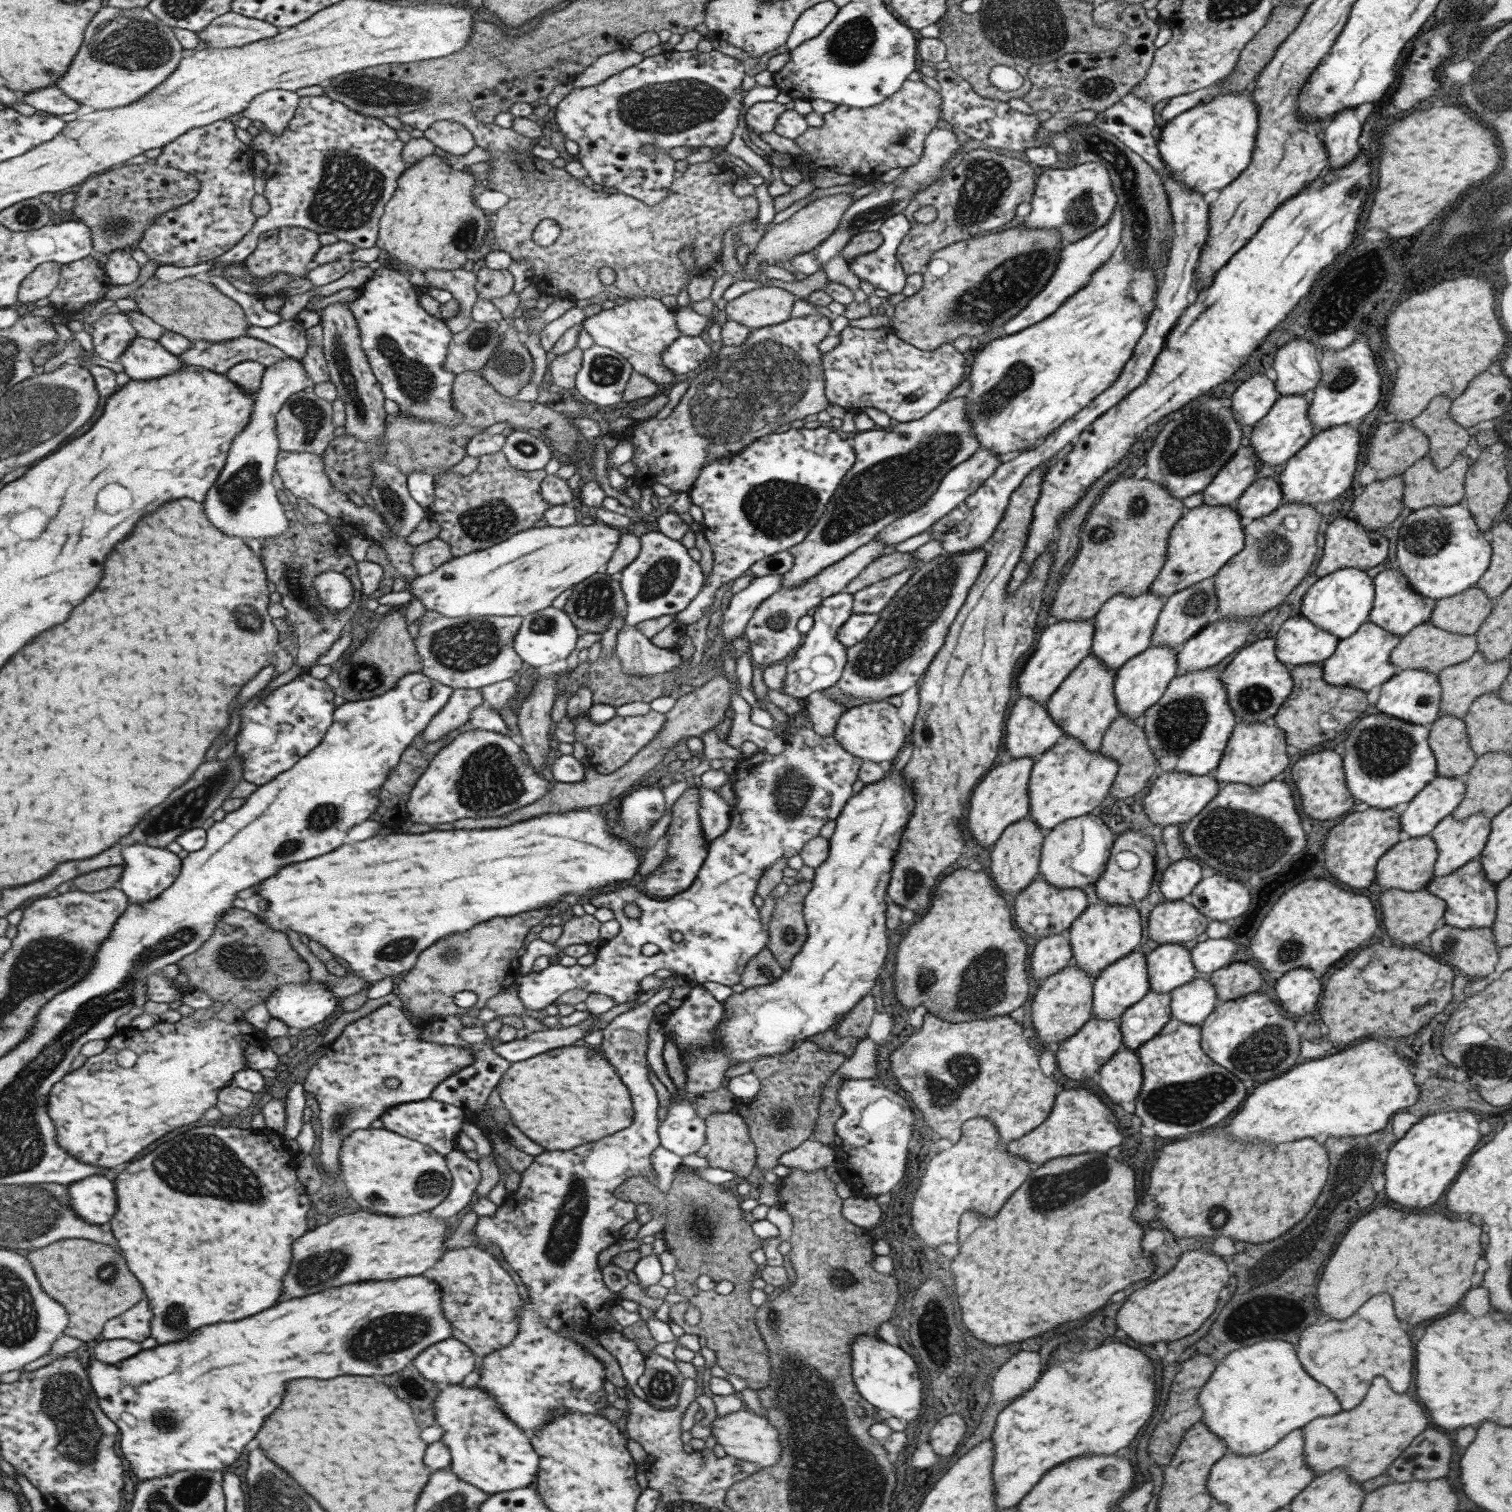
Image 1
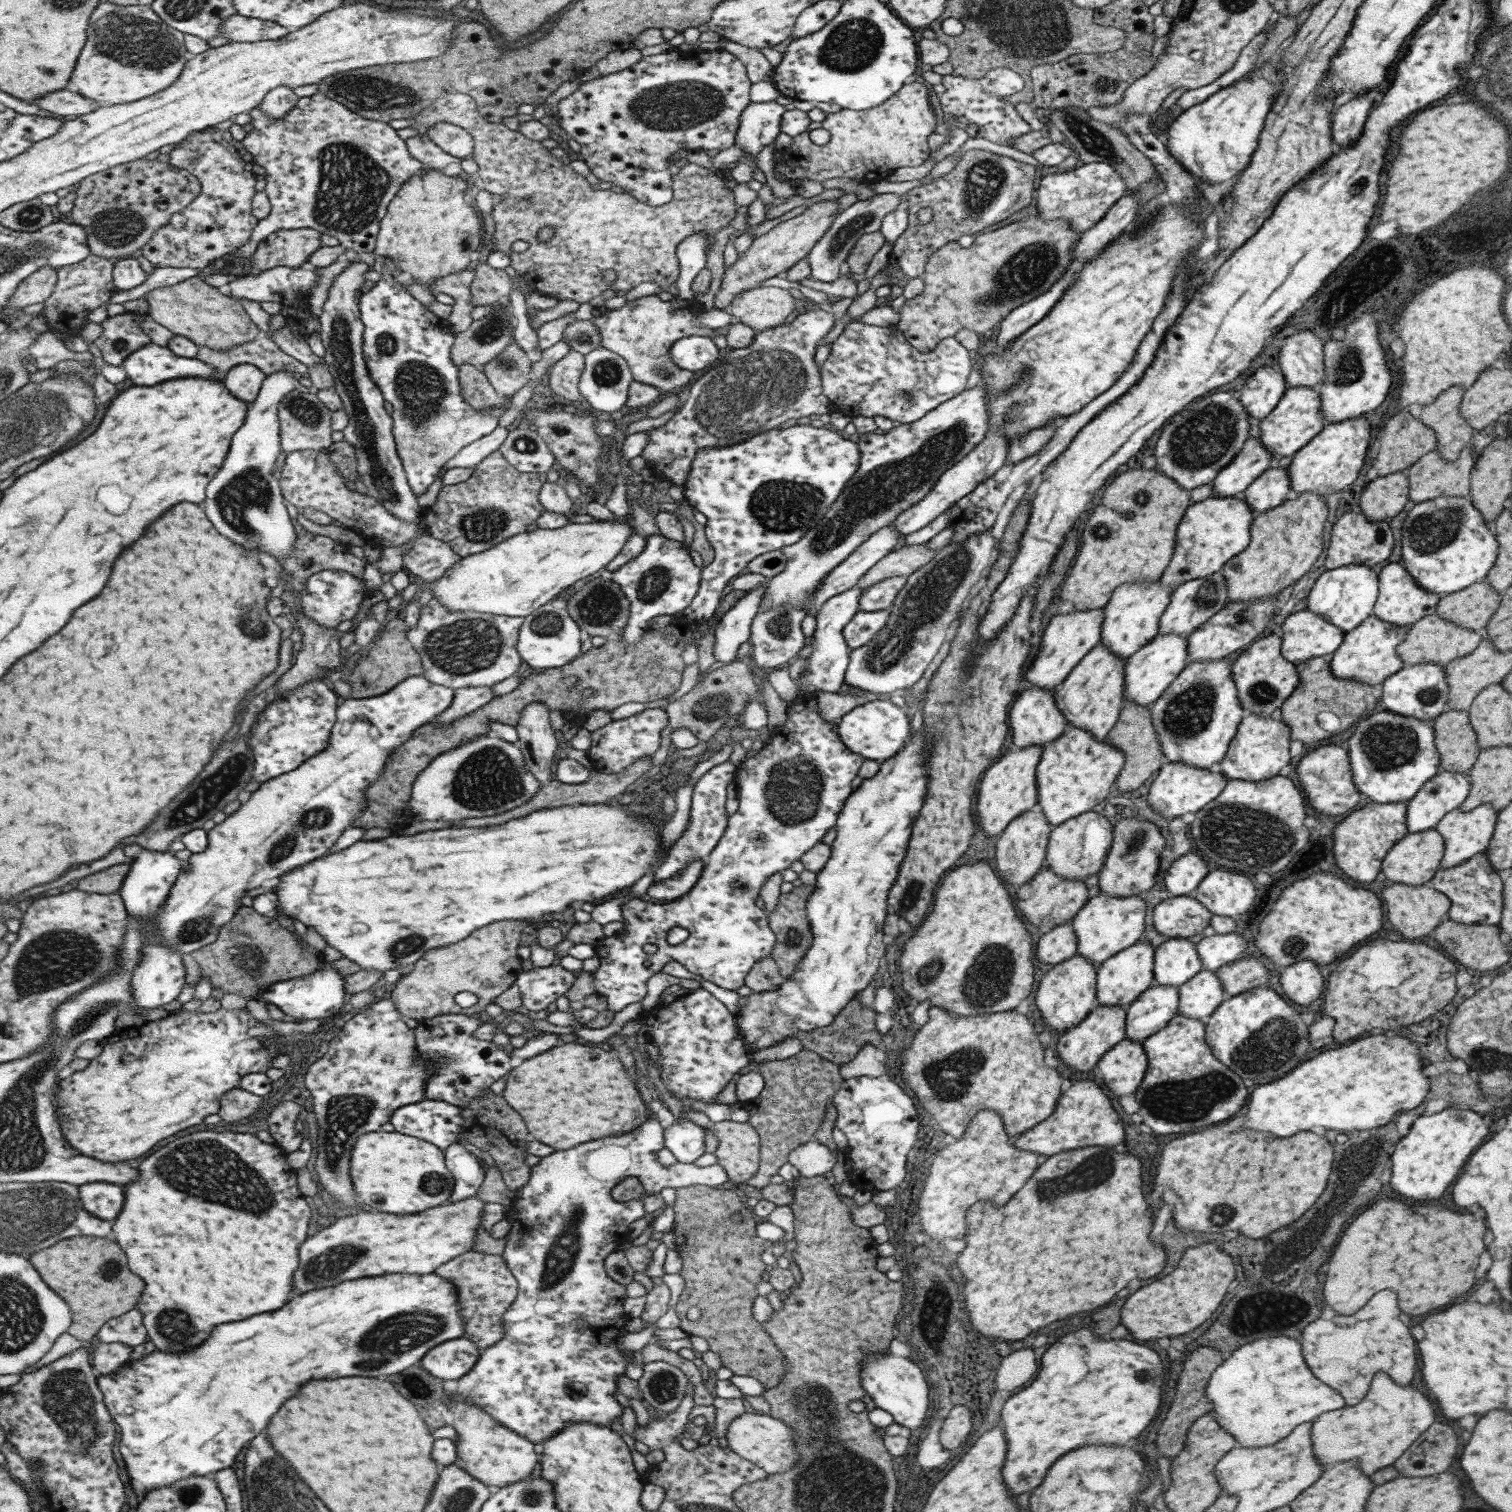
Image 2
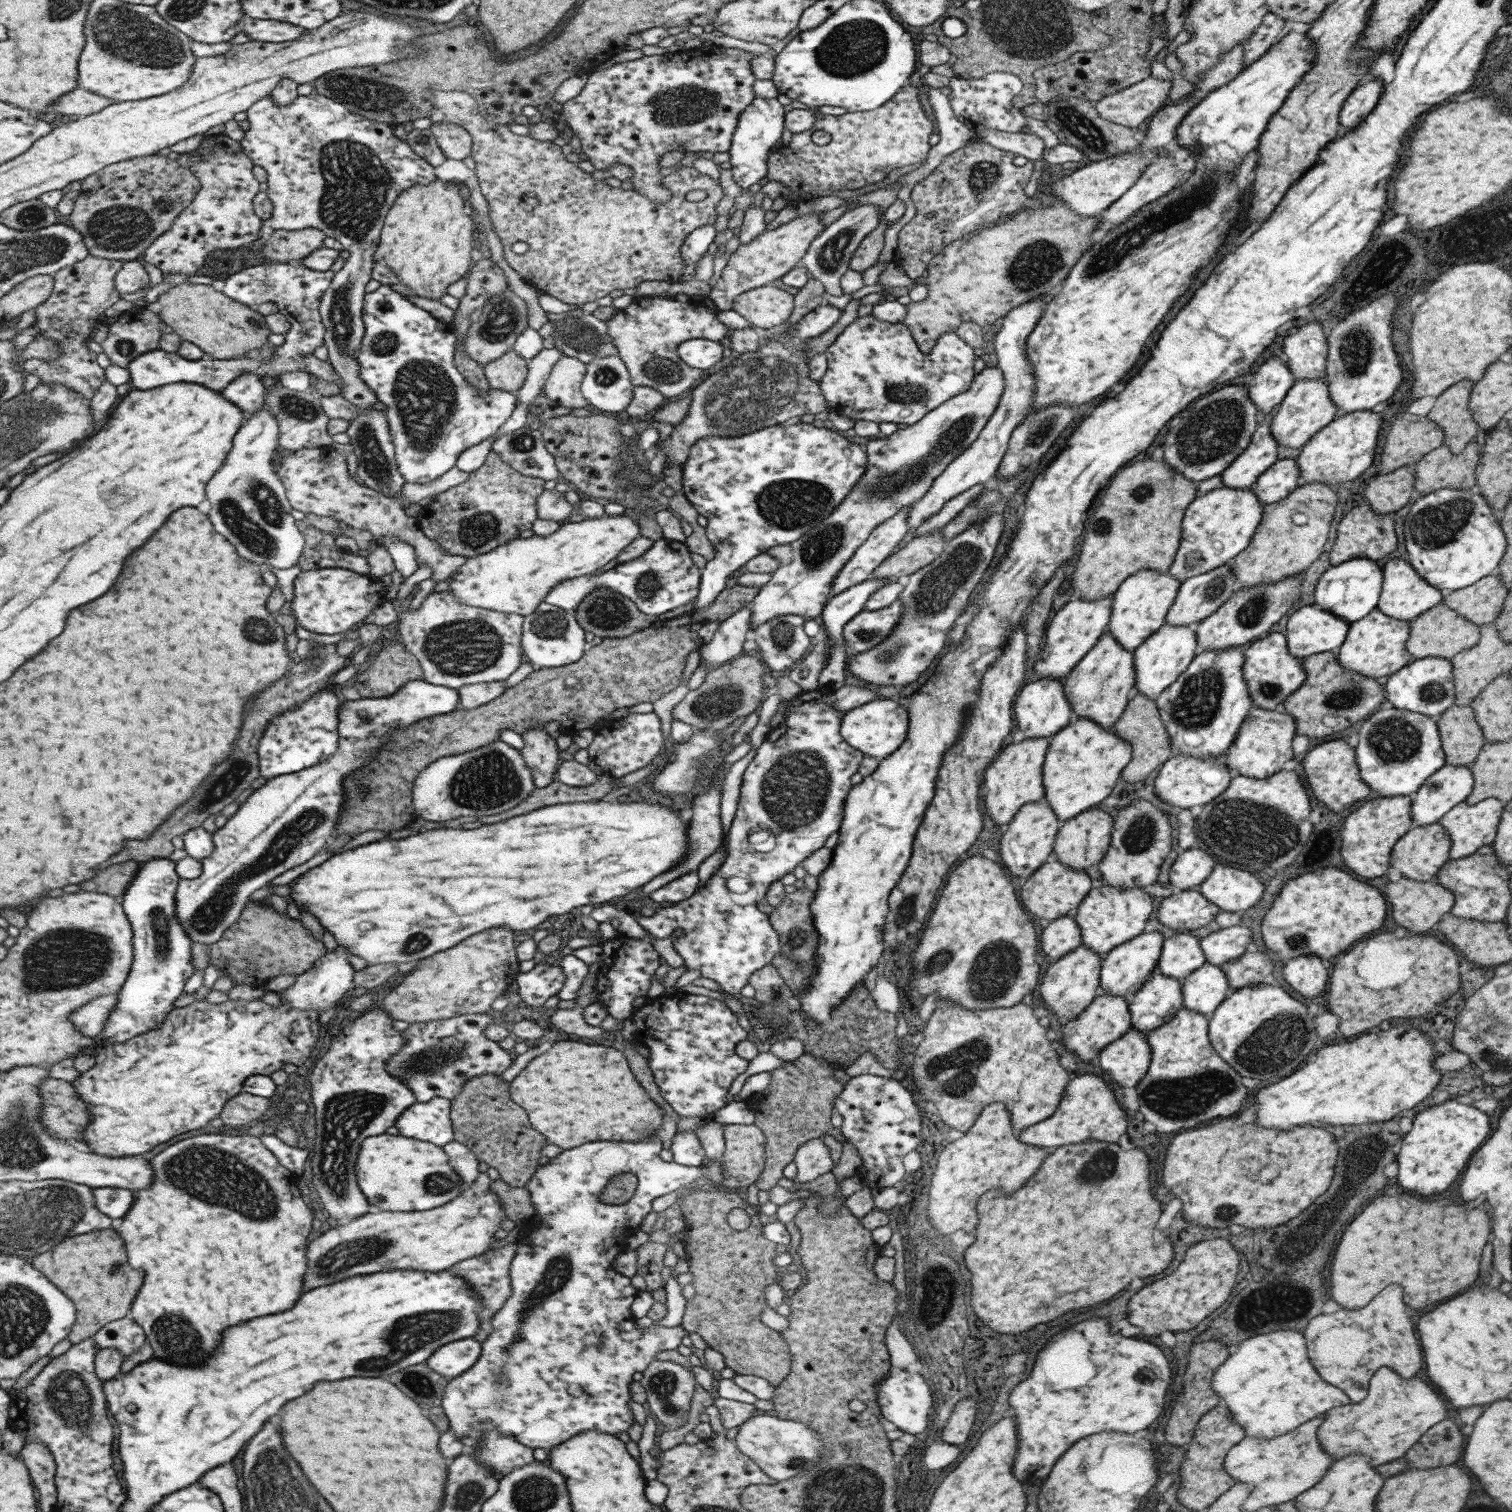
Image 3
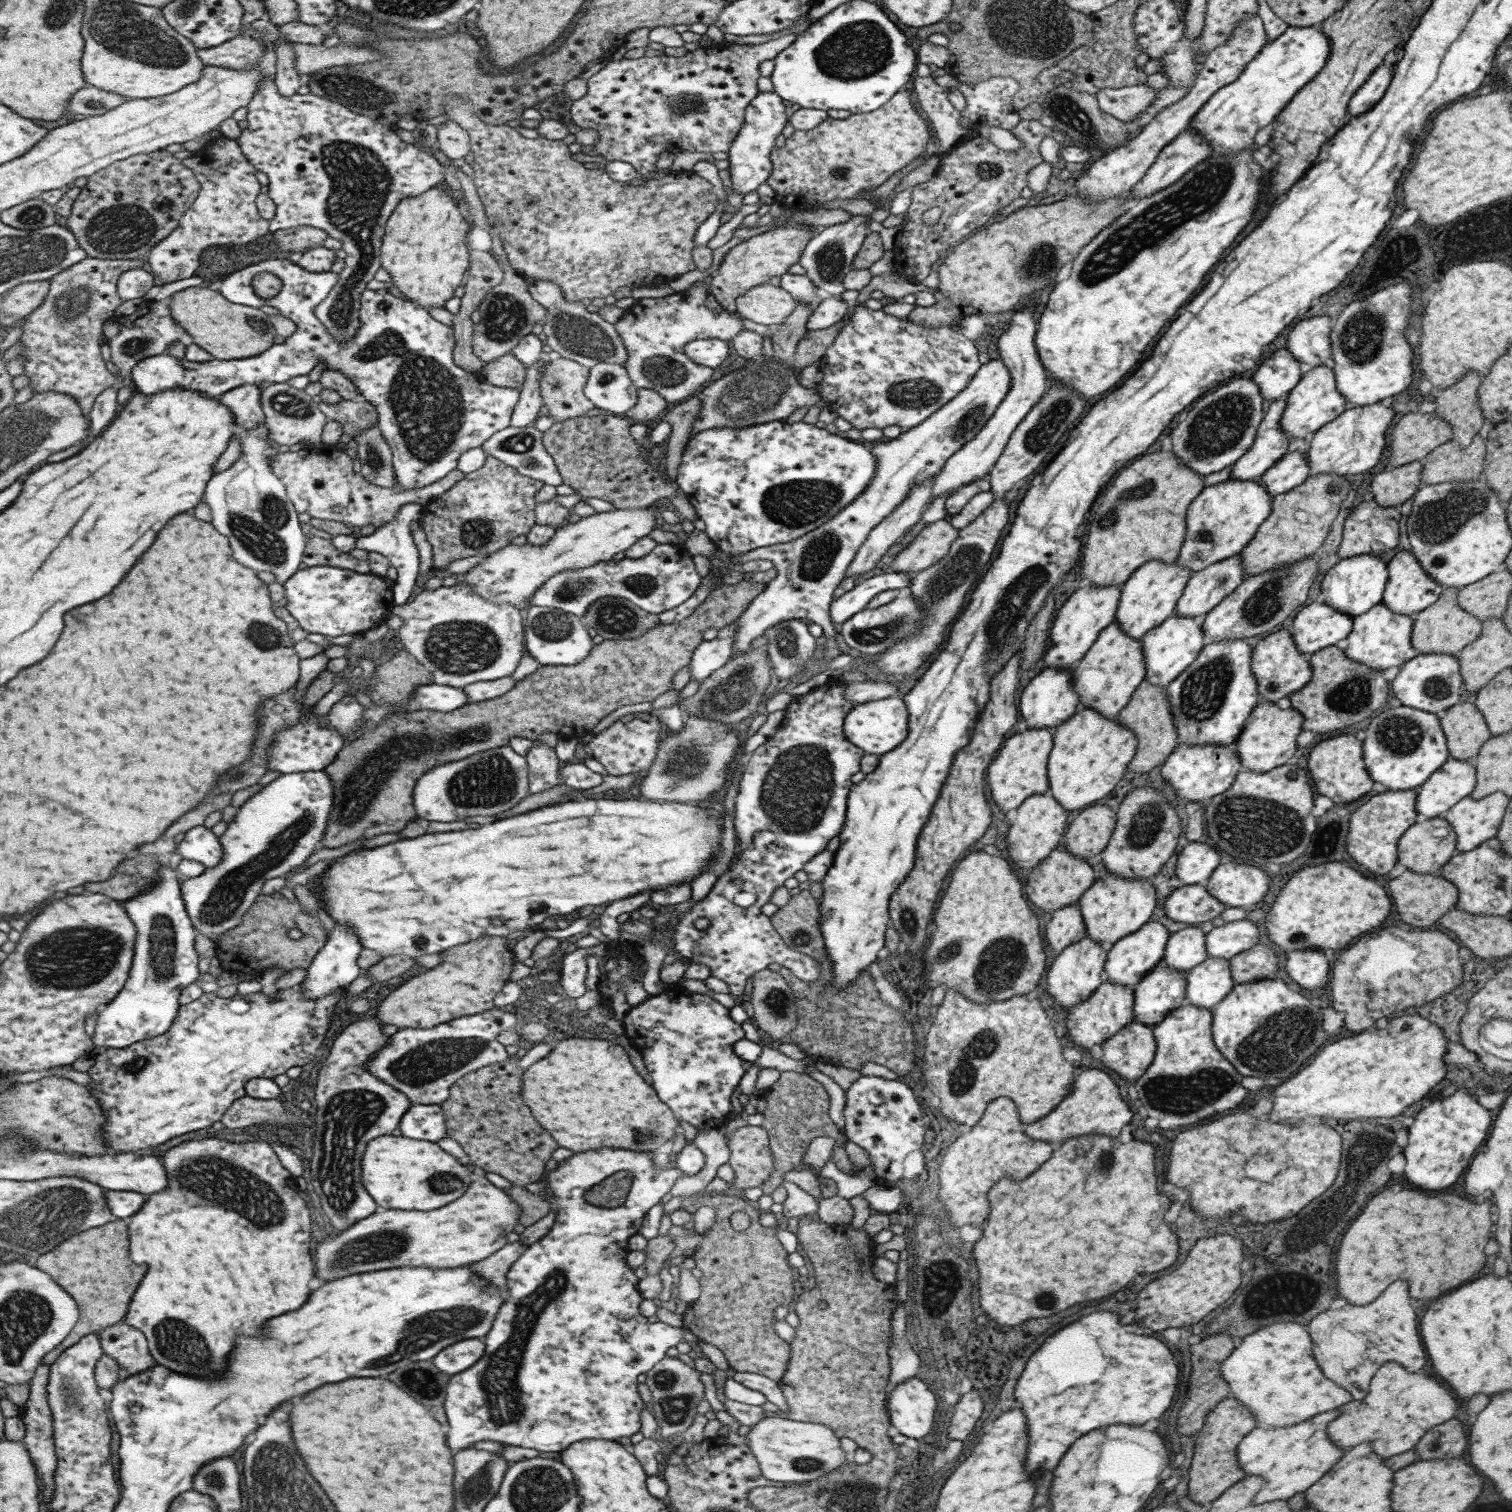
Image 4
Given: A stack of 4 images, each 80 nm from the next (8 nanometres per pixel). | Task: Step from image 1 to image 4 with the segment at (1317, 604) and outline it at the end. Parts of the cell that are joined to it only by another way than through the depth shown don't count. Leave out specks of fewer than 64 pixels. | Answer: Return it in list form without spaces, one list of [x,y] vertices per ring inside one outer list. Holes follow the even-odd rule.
[[[1358,554],[1354,557],[1343,558],[1325,572],[1316,601],[1332,606],[1350,617],[1356,617],[1380,602],[1386,580],[1387,558],[1385,556]]]

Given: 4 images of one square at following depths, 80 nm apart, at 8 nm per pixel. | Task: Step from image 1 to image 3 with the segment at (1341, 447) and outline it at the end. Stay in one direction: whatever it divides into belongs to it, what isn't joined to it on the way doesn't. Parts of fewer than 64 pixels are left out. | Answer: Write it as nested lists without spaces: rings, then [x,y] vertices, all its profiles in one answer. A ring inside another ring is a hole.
[[[1354,410],[1339,418],[1333,418],[1327,426],[1309,438],[1294,459],[1301,484],[1320,482],[1336,487],[1357,478],[1373,462],[1379,426],[1381,426],[1379,413],[1373,413],[1370,410]]]

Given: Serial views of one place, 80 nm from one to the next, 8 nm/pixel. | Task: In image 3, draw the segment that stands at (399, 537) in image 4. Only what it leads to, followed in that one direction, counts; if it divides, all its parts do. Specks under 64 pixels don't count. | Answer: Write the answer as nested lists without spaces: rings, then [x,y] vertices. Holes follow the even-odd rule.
[[[387,535],[383,539],[372,540],[370,550],[378,546],[384,547],[391,554],[395,569],[403,576],[403,580],[417,572],[419,561],[417,561],[414,547],[409,543],[397,539],[395,535]]]

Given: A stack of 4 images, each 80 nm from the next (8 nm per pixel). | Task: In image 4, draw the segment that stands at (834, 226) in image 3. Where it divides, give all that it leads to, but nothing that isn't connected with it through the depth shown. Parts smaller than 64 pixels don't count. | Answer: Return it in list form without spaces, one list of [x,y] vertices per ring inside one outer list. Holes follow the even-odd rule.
[[[851,215],[845,222],[820,228],[807,241],[797,263],[805,269],[804,275],[821,294],[837,297],[844,291],[842,278],[852,269],[853,257],[863,244],[864,236],[869,232],[867,229],[869,220],[869,215]]]

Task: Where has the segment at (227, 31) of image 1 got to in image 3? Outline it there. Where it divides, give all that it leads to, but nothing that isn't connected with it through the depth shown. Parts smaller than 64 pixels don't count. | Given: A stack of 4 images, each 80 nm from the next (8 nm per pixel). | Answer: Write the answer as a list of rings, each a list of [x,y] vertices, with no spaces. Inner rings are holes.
[[[245,17],[239,20],[239,31],[252,41],[279,43],[301,38],[309,30],[275,20],[260,20]]]

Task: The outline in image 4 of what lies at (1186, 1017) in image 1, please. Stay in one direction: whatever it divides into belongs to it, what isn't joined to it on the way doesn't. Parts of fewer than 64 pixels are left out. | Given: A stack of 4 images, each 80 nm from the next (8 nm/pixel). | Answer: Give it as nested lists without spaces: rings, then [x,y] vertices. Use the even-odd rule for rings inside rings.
[[[1207,957],[1185,972],[1185,1004],[1209,1009],[1233,990],[1228,959]]]

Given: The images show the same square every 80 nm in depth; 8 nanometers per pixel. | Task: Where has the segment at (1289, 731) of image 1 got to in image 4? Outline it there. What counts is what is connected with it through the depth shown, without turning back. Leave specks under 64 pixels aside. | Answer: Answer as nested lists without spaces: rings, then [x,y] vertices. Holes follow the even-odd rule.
[[[1329,646],[1317,650],[1307,656],[1311,669],[1311,678],[1295,693],[1289,697],[1289,706],[1302,716],[1301,730],[1309,730],[1314,734],[1322,735],[1331,730],[1340,730],[1346,726],[1354,726],[1361,720],[1371,717],[1382,708],[1391,704],[1391,694],[1389,681],[1383,677],[1383,670],[1371,670],[1360,662],[1349,660],[1339,646]]]

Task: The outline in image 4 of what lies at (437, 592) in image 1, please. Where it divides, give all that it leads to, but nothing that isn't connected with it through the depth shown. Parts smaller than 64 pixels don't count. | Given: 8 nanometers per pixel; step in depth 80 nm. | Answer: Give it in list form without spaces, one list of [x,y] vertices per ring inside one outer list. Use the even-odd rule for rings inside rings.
[[[638,507],[635,509],[614,509],[613,511],[602,511],[590,515],[589,517],[581,517],[578,522],[568,523],[557,528],[549,542],[545,542],[543,546],[531,546],[531,544],[523,544],[523,546],[505,546],[504,549],[497,550],[495,553],[488,553],[471,572],[464,575],[465,585],[472,586],[472,590],[487,598],[489,602],[497,606],[514,606],[524,612],[530,606],[529,601],[540,586],[545,585],[545,581],[549,577],[567,571],[569,569],[583,569],[595,565],[595,563],[609,561],[613,554],[623,552],[629,549],[637,540],[647,537],[647,534],[653,528],[660,525],[659,519],[655,518],[655,513],[647,507]]]

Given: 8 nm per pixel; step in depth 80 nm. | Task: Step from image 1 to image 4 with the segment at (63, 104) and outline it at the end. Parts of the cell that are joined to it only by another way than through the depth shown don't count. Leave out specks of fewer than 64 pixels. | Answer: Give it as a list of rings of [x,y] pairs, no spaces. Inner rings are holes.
[[[87,86],[73,97],[71,105],[68,106],[68,112],[73,115],[82,114],[86,117],[97,116],[120,107],[124,102],[127,102],[125,97],[117,93]]]

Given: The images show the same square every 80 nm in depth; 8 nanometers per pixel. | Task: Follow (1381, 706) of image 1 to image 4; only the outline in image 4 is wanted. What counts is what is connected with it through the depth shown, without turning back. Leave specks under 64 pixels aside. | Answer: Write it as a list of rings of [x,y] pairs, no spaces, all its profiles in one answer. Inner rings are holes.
[[[1416,654],[1400,666],[1393,680],[1389,682],[1391,701],[1409,708],[1439,714],[1459,702],[1461,677],[1459,663],[1453,654]]]

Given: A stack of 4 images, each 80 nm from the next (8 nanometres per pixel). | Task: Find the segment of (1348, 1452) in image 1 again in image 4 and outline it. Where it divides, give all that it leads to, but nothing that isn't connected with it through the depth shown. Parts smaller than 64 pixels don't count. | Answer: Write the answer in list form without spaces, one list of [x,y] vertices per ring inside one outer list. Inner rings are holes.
[[[1385,1362],[1371,1378],[1365,1398],[1335,1408],[1338,1415],[1326,1426],[1326,1434],[1347,1451],[1360,1442],[1372,1442],[1379,1459],[1407,1452],[1429,1430],[1457,1412],[1457,1400],[1437,1380],[1425,1374],[1409,1374],[1395,1362]]]

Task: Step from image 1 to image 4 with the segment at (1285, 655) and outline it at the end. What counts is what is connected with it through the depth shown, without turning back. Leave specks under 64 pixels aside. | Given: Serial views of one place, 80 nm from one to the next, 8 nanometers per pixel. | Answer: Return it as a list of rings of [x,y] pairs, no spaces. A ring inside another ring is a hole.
[[[1315,600],[1299,609],[1297,614],[1293,616],[1293,622],[1291,622],[1291,625],[1286,626],[1286,629],[1289,630],[1289,635],[1291,635],[1296,649],[1309,656],[1322,648],[1339,646],[1344,643],[1344,639],[1349,635],[1351,627],[1352,617],[1335,610],[1332,606],[1327,606],[1325,603]]]

